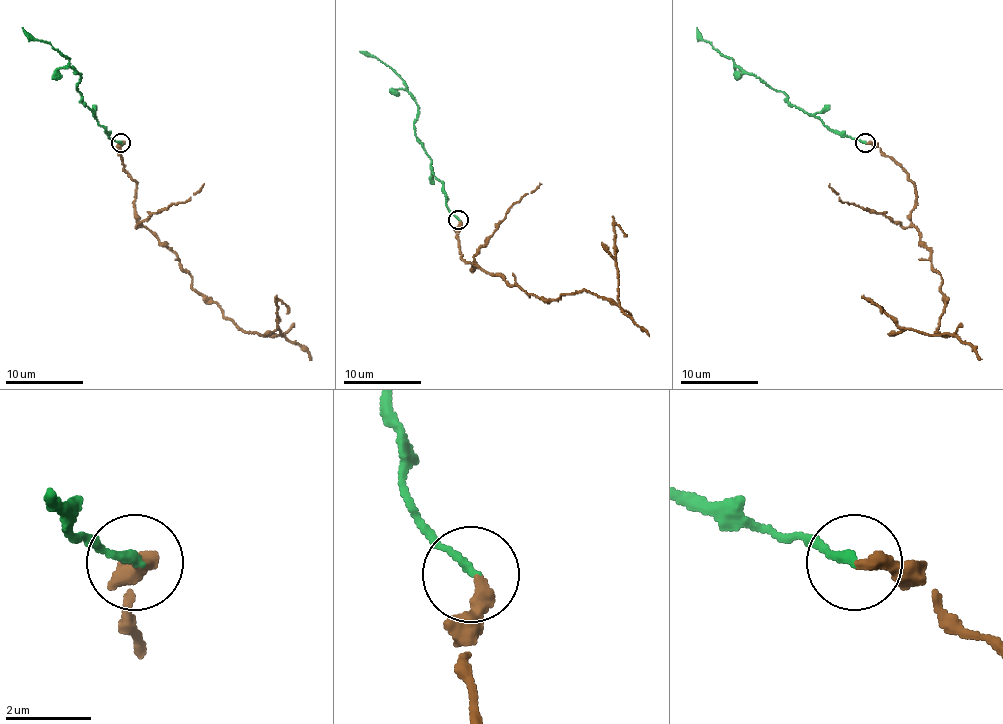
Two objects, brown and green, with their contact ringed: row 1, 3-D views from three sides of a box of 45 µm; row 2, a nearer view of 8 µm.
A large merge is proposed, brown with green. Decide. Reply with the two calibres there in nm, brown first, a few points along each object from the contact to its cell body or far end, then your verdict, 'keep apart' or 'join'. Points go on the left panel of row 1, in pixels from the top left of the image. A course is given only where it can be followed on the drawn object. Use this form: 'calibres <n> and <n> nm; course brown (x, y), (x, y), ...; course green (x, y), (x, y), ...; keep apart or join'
calibres 360 and 180 nm; course brown (122, 142), (137, 222), (174, 253), (192, 287), (246, 332), (281, 334), (279, 301), (289, 313); course green (120, 142), (108, 136), (77, 92), (79, 74), (68, 59), (48, 43), (31, 38), (21, 28); join

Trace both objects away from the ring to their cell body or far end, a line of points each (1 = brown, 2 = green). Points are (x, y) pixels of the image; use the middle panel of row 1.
1: (459, 220), (458, 247), (471, 269), (475, 265), (545, 300), (583, 290), (614, 302), (616, 224), (626, 236)
2: (458, 220), (446, 205), (444, 187), (432, 174), (427, 152), (415, 137), (415, 98), (386, 63), (359, 52)

